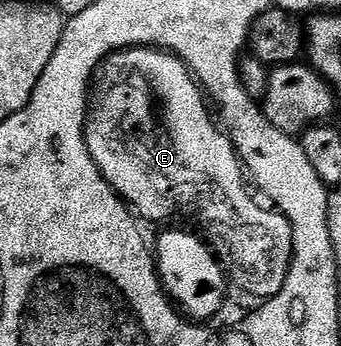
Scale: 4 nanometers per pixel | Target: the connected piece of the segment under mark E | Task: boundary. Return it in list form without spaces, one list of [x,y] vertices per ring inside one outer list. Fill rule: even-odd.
[[[152,47],[114,51],[104,61],[103,71],[96,74],[91,85],[91,100],[85,114],[85,142],[89,148],[89,156],[96,163],[101,174],[108,174],[109,179],[113,181],[114,185],[117,185],[118,189],[121,189],[122,193],[125,193],[125,196],[130,197],[132,201],[136,201],[142,212],[154,217],[154,219],[169,217],[169,213],[189,213],[189,209],[181,209],[181,205],[177,205],[177,201],[209,201],[209,197],[213,197],[213,201],[221,201],[221,205],[217,205],[217,209],[221,209],[221,213],[209,213],[209,217],[213,217],[213,221],[209,221],[209,225],[213,229],[213,233],[225,233],[224,251],[237,251],[237,253],[223,253],[225,261],[239,261],[239,263],[222,263],[221,266],[225,268],[225,271],[237,271],[239,283],[243,287],[247,287],[249,291],[259,293],[259,295],[275,293],[281,287],[285,267],[287,267],[287,259],[289,259],[289,229],[286,228],[284,218],[262,213],[260,204],[256,200],[253,201],[252,195],[249,194],[250,186],[247,184],[247,177],[243,172],[241,159],[238,157],[237,151],[233,148],[228,136],[219,128],[218,122],[214,118],[214,122],[209,118],[208,108],[210,109],[210,106],[207,104],[206,94],[198,85],[197,78],[189,72],[189,68],[178,57]]]

